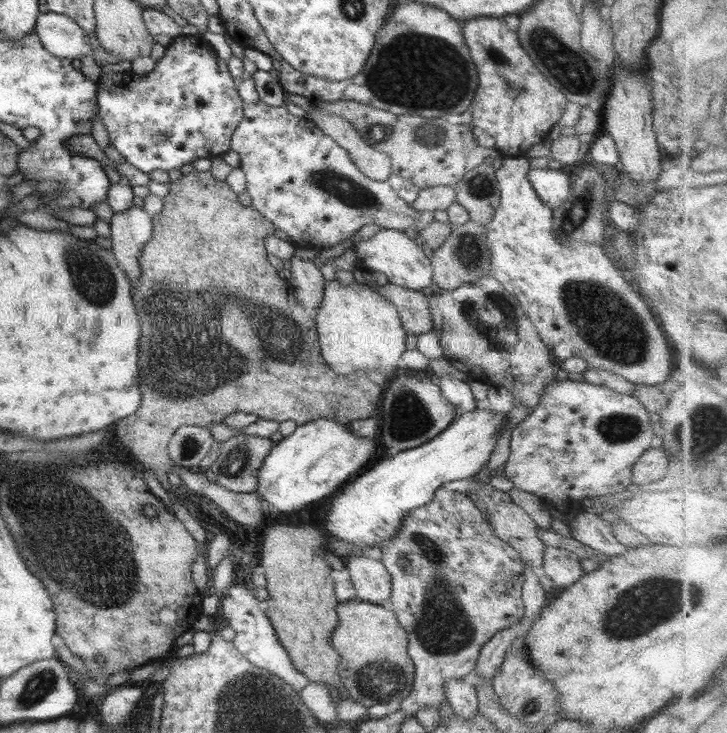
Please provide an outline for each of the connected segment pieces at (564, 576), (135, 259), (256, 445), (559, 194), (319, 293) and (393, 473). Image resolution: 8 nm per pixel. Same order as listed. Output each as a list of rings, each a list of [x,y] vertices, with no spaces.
[[[546,547],[541,574],[552,580],[558,587],[572,586],[584,575],[580,560],[570,550]]]
[[[132,206],[127,211],[114,213],[111,221],[112,252],[120,268],[129,276],[133,287],[141,277],[139,256],[144,244],[153,237],[153,221],[147,210]]]
[[[240,433],[230,437],[210,467],[216,474],[214,482],[232,492],[255,492],[259,466],[274,444],[268,437],[257,435]]]
[[[531,168],[527,175],[542,203],[552,210],[556,210],[571,196],[572,180],[562,170]]]
[[[294,254],[289,258],[289,262],[291,278],[288,283],[294,289],[300,304],[313,313],[322,302],[326,280],[313,261],[304,260]]]
[[[476,407],[456,417],[437,437],[420,446],[401,450],[392,458],[377,459],[353,482],[346,482],[344,490],[330,500],[324,528],[330,536],[352,545],[380,548],[392,540],[403,518],[414,509],[427,505],[435,490],[445,482],[474,477],[490,460],[506,416]]]

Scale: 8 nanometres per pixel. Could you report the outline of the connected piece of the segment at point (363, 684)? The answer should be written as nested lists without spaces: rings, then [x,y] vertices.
[[[360,599],[339,603],[336,606],[336,613],[340,620],[338,626],[331,632],[329,642],[341,658],[338,674],[344,689],[356,702],[367,707],[373,704],[384,704],[392,709],[398,707],[399,702],[413,690],[415,677],[415,666],[407,651],[406,629],[400,626],[396,614],[390,607],[376,606]]]

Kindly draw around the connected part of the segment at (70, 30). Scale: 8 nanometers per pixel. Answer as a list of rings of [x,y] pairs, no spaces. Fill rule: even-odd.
[[[52,11],[38,13],[33,31],[52,57],[82,59],[93,55],[91,36],[65,14]]]

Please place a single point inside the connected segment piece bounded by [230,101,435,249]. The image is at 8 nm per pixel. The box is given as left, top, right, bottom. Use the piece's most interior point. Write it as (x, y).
(301, 180)

